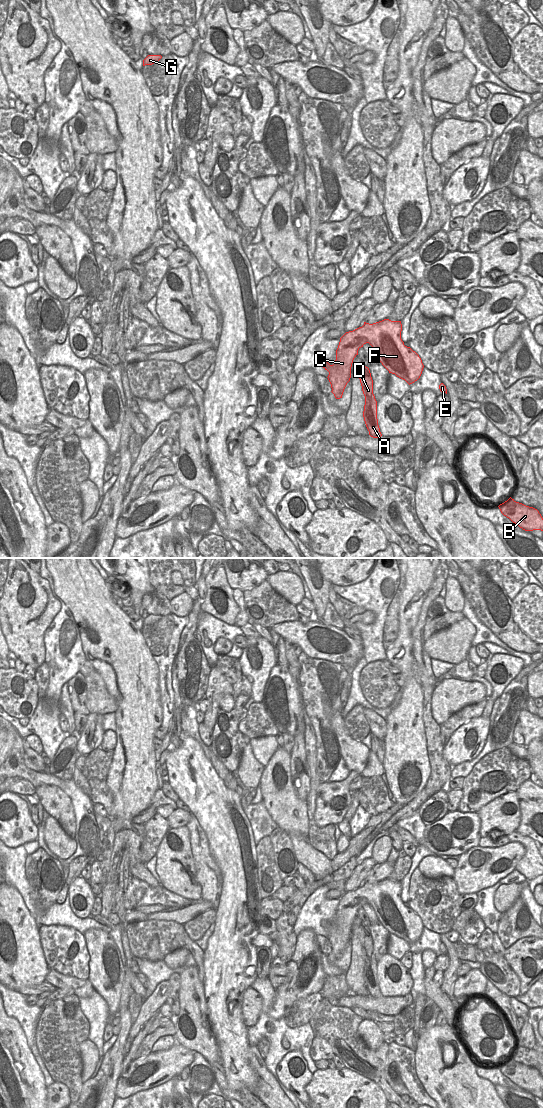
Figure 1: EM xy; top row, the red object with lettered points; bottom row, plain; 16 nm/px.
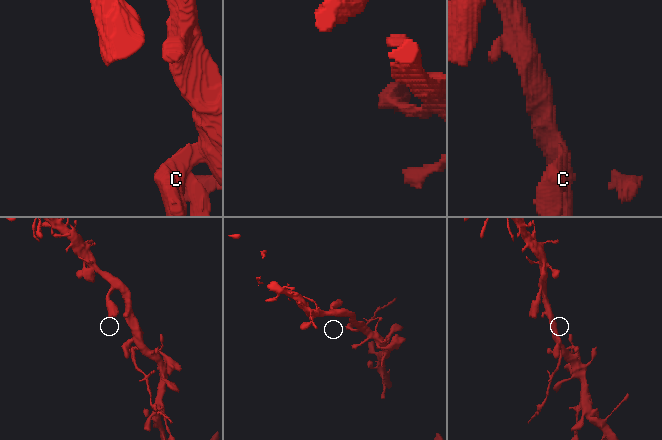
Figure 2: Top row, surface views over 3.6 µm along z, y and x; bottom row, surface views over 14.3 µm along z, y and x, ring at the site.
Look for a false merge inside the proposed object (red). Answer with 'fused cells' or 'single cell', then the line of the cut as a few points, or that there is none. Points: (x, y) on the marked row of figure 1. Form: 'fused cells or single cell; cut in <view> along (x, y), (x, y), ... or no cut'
fused cells; cut in xy along (365, 421), (371, 420), (377, 423)

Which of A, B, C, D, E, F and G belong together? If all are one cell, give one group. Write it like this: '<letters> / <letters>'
A / B C D E F G

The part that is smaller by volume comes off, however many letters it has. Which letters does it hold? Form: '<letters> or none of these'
A

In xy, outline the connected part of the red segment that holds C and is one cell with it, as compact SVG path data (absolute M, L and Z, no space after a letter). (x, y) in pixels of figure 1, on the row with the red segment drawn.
M382 321L369 324L346 332L336 350L336 360L330 365L321 360L321 366L329 372L328 380L336 399L342 398L344 389L351 378L351 367L358 350L369 343L382 365L409 385L417 381L424 365L419 355L404 345L401 339L401 321Z

